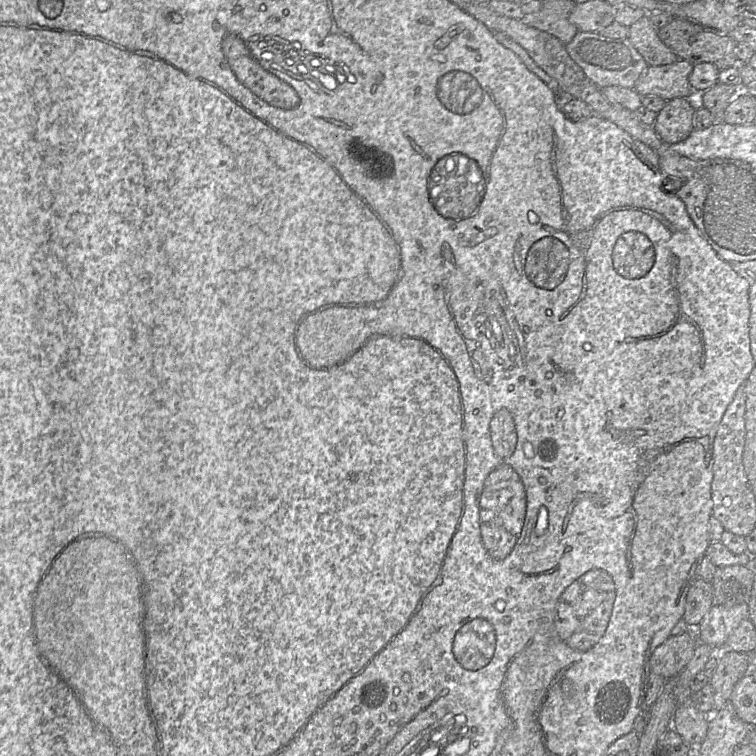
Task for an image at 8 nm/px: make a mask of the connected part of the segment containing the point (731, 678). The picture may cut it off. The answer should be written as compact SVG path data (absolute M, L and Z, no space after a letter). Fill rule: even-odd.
M723 648L719 655L719 664L711 679L715 692L715 712L731 703L735 685L744 676L749 666L749 653L731 651Z

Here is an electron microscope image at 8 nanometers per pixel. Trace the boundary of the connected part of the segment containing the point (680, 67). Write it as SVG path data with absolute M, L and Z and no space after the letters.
M681 59L668 65L648 66L633 89L642 97L655 95L665 101L695 97L689 84L693 66Z

